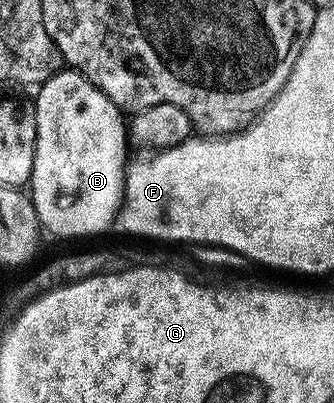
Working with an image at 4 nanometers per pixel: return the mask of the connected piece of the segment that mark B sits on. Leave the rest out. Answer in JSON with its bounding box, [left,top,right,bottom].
[30,68,130,238]

